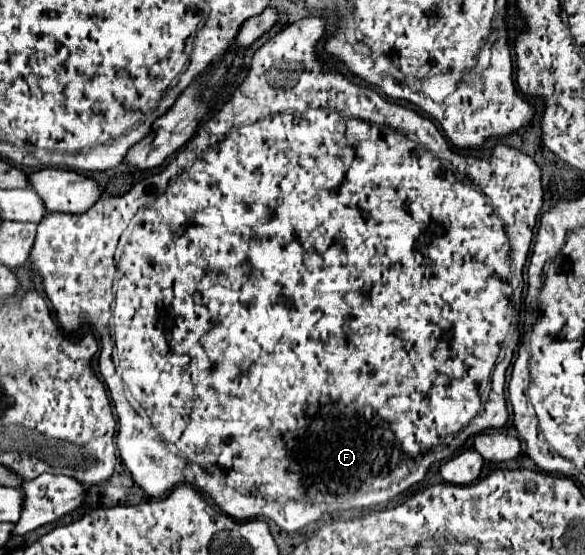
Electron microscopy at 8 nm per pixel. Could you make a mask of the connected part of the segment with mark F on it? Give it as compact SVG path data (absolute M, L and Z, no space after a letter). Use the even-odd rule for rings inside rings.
M307 17L301 19L289 27L285 27L281 33L271 37L265 45L261 45L251 59L249 71L245 79L235 87L235 91L211 113L211 117L197 129L195 137L191 137L185 147L177 153L175 159L169 161L169 165L161 173L153 173L143 177L129 193L123 197L107 197L99 199L91 209L85 213L47 213L39 225L37 225L37 239L31 251L31 261L37 267L45 293L49 301L53 303L57 311L57 319L65 331L73 331L79 327L87 327L87 323L99 333L101 337L101 375L103 381L107 383L115 413L119 417L119 433L117 433L117 449L119 455L125 463L125 467L131 471L133 479L143 487L145 493L151 497L163 497L165 493L173 491L177 485L193 485L197 487L203 495L211 497L221 511L225 511L229 517L245 521L245 519L271 519L279 525L279 529L291 533L297 531L305 525L315 523L323 513L337 511L337 509L351 509L351 507L369 507L369 503L383 503L399 495L401 491L409 489L411 485L419 483L427 469L437 463L445 461L455 451L469 439L473 433L485 431L485 429L501 429L507 423L507 405L505 405L505 371L509 367L511 355L503 353L505 339L511 335L511 325L515 319L515 311L521 303L521 291L523 291L523 265L531 247L531 237L533 237L533 227L537 213L543 205L543 187L541 187L541 171L537 163L511 147L497 145L493 155L487 159L471 157L461 151L455 151L441 131L435 127L435 123L427 117L421 117L413 109L395 105L383 97L379 97L369 85L363 83L353 83L347 77L343 77L337 71L327 71L321 67L317 61L315 53L315 43L325 33L325 21L321 17Z

